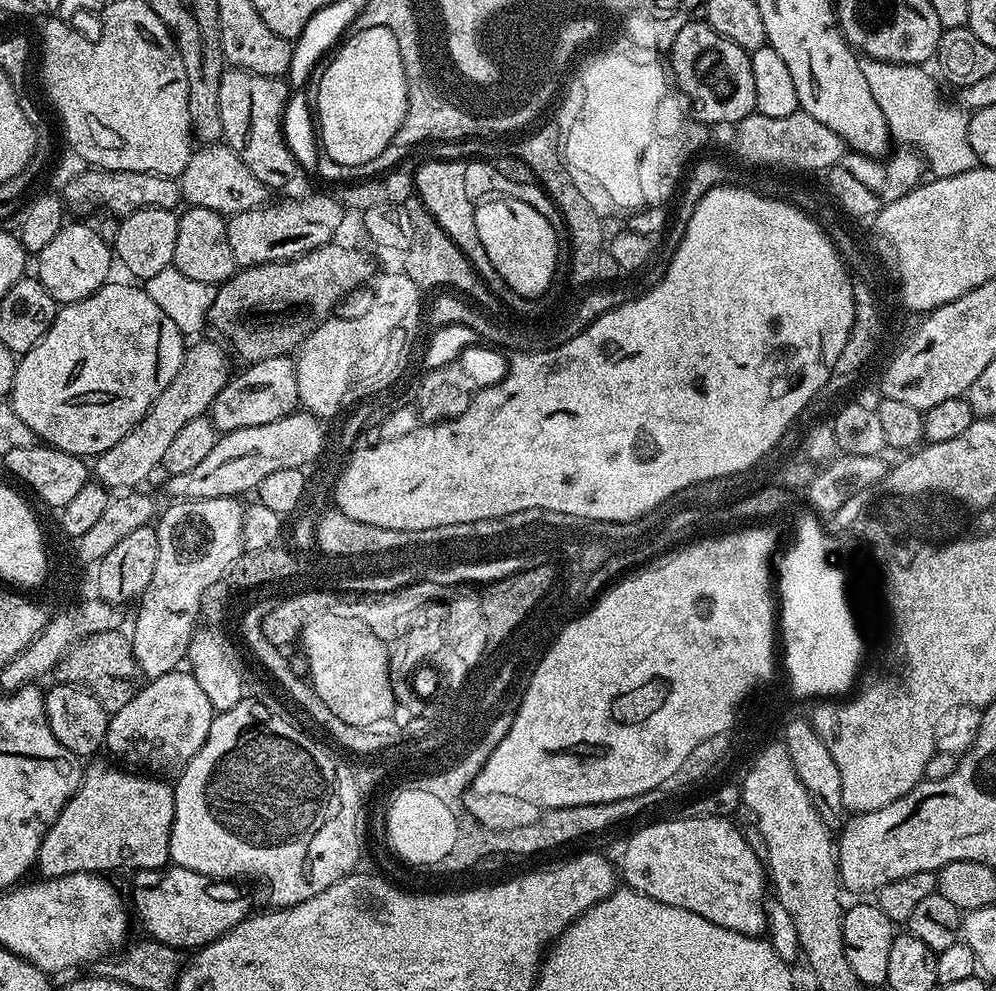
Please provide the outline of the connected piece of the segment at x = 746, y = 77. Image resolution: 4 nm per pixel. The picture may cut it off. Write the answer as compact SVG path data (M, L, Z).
M689 19L678 30L670 49L670 76L690 105L690 111L703 125L735 126L756 112L754 70L750 53L730 42L703 19Z

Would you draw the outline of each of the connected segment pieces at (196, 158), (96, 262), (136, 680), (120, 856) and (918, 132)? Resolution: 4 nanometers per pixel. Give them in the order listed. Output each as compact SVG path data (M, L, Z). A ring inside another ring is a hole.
M220 142L201 148L204 148L201 152L200 149L193 151L186 170L178 178L183 199L189 205L206 207L230 217L251 208L261 207L269 199L269 189L265 188L262 182L258 182L254 174L250 174L246 162L238 158L234 149Z
M65 223L64 229L54 234L50 246L40 253L36 264L35 275L46 286L46 290L61 305L73 304L75 300L84 300L90 294L109 283L108 271L114 268L114 252L109 244L103 241L95 227L87 228L84 224Z
M120 630L94 634L77 642L56 664L54 676L61 684L86 689L110 714L122 710L142 687L142 673L134 658L131 639Z
M92 764L83 769L79 788L70 802L66 802L62 814L58 814L54 826L50 826L40 847L38 872L40 868L41 877L79 872L112 874L108 872L119 868L163 869L169 863L170 834L176 821L173 785L160 778L116 768Z
M869 59L863 61L863 66L870 94L874 94L874 102L878 102L886 118L893 141L901 140L901 145L921 153L927 167L931 171L933 168L937 177L962 174L977 167L974 150L970 150L968 141L969 113L955 103L947 104L940 97L936 89L937 77L932 77L927 67L887 64L881 60Z

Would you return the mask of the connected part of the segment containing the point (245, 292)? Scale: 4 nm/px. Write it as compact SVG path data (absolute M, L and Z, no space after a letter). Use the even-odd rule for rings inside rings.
M329 242L316 247L304 255L296 256L293 260L256 264L237 271L217 287L208 315L209 325L212 324L230 342L245 363L256 363L266 358L291 353L317 325L324 322L320 312L331 313L335 302L344 298L340 288L345 288L349 294L353 293L358 286L367 281L368 284L377 273L378 268L366 253L336 243Z

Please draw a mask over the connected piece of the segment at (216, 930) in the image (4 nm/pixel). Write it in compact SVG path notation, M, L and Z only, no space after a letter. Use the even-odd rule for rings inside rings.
M169 867L167 871L157 878L153 884L140 888L133 894L132 900L136 903L134 916L140 919L140 924L145 928L151 939L159 944L165 944L171 948L181 950L199 950L216 940L219 936L225 936L230 930L234 930L242 921L250 915L248 904L244 900L223 900L220 896L208 892L209 877L198 874L194 870Z

